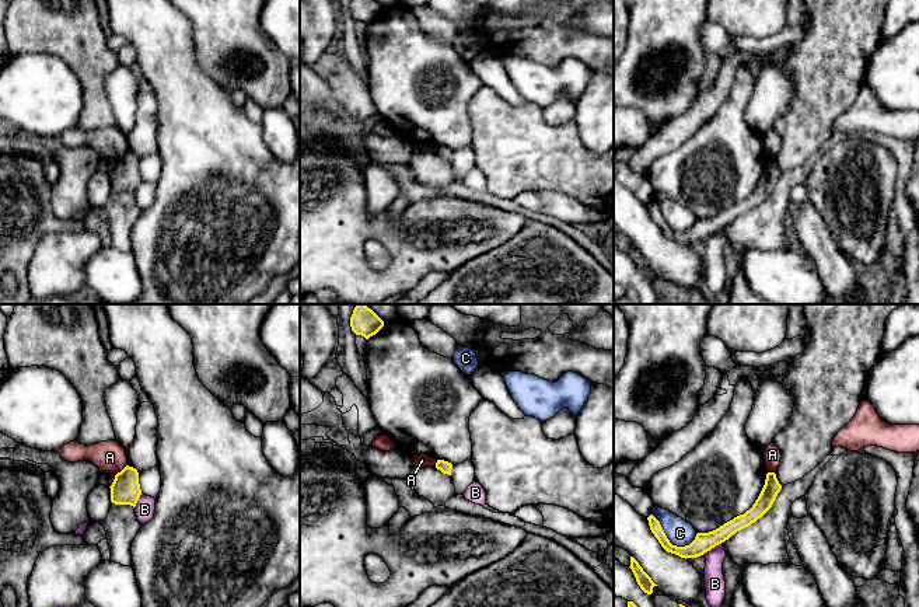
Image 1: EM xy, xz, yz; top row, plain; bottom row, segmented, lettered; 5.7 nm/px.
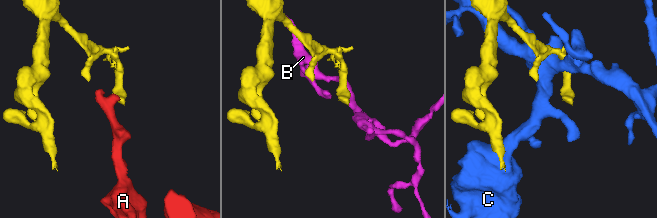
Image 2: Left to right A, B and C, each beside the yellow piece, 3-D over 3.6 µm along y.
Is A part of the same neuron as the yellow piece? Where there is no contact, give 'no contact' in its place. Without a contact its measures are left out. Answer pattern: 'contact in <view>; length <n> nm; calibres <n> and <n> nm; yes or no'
contact in xy; length 100 nm; calibres 170 and 180 nm; no

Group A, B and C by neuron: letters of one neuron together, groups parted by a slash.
A / B / C

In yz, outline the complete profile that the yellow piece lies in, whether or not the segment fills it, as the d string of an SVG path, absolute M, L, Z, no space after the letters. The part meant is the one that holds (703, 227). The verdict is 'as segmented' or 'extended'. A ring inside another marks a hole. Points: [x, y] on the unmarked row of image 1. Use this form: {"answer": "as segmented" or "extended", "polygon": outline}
{"answer": "as segmented", "polygon": "M768 158L765 171L749 196L744 200L734 203L733 206L724 209L719 214L709 219L698 219L695 226L685 233L677 233L670 229L667 224L660 207L650 200L647 203L649 212L654 223L658 226L661 233L671 240L675 240L681 244L696 244L710 237L716 231L724 229L737 217L751 212L758 205L761 205L773 191L778 179L780 178L782 171L779 170L775 158Z"}

